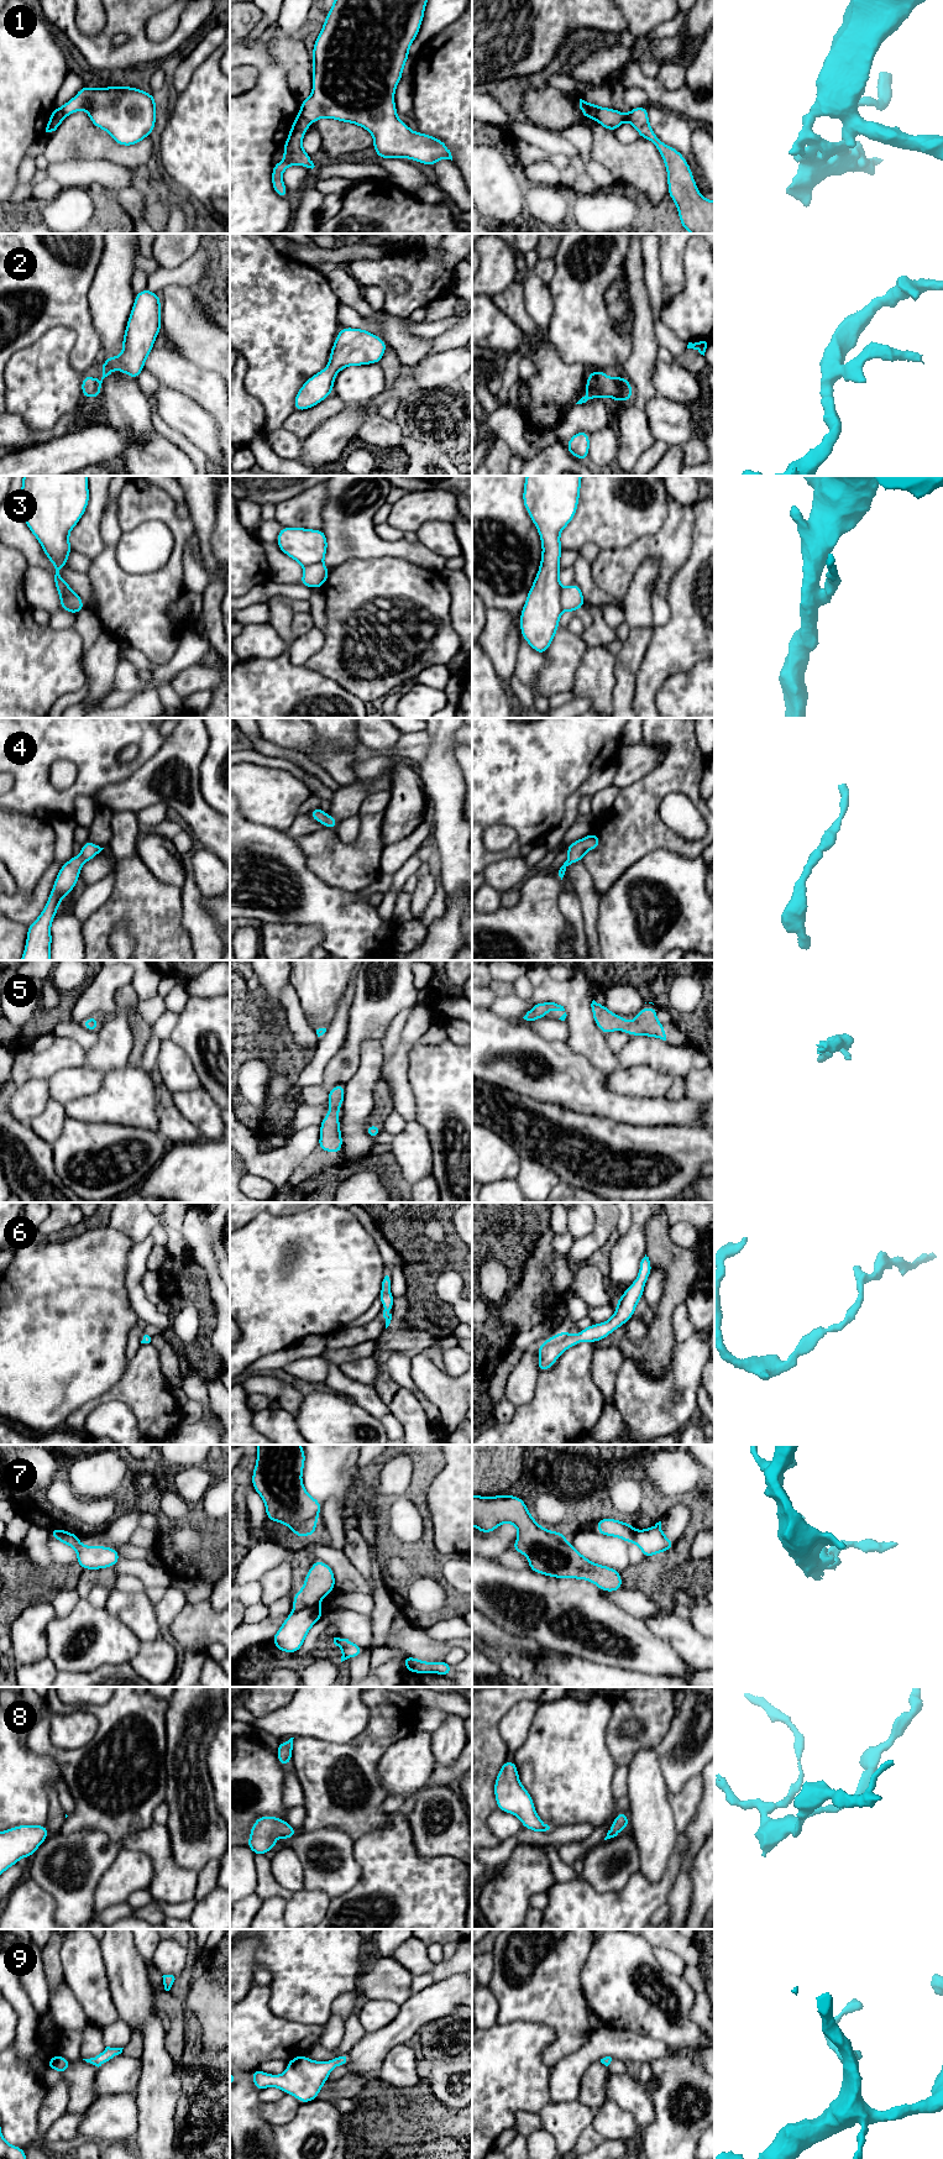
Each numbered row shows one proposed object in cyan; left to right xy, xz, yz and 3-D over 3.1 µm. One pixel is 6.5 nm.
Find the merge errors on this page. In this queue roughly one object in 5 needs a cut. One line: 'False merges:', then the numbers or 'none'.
False merges: 1, 3, 7

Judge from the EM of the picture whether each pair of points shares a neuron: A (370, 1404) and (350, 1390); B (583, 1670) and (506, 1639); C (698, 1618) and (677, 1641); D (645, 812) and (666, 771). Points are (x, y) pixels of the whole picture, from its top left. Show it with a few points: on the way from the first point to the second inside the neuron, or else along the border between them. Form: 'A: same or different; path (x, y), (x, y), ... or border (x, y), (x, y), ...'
A: same; path (365, 1399), (355, 1390)
B: same; path (564, 1660), (541, 1639), (525, 1639)
C: different; border (687, 1618), (701, 1635)
D: same; path (645, 802), (646, 794), (659, 781)

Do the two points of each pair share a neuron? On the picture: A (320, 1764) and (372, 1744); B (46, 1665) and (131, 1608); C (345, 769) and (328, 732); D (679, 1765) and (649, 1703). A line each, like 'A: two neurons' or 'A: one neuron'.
A: one neuron
B: two neurons
C: two neurons
D: two neurons

